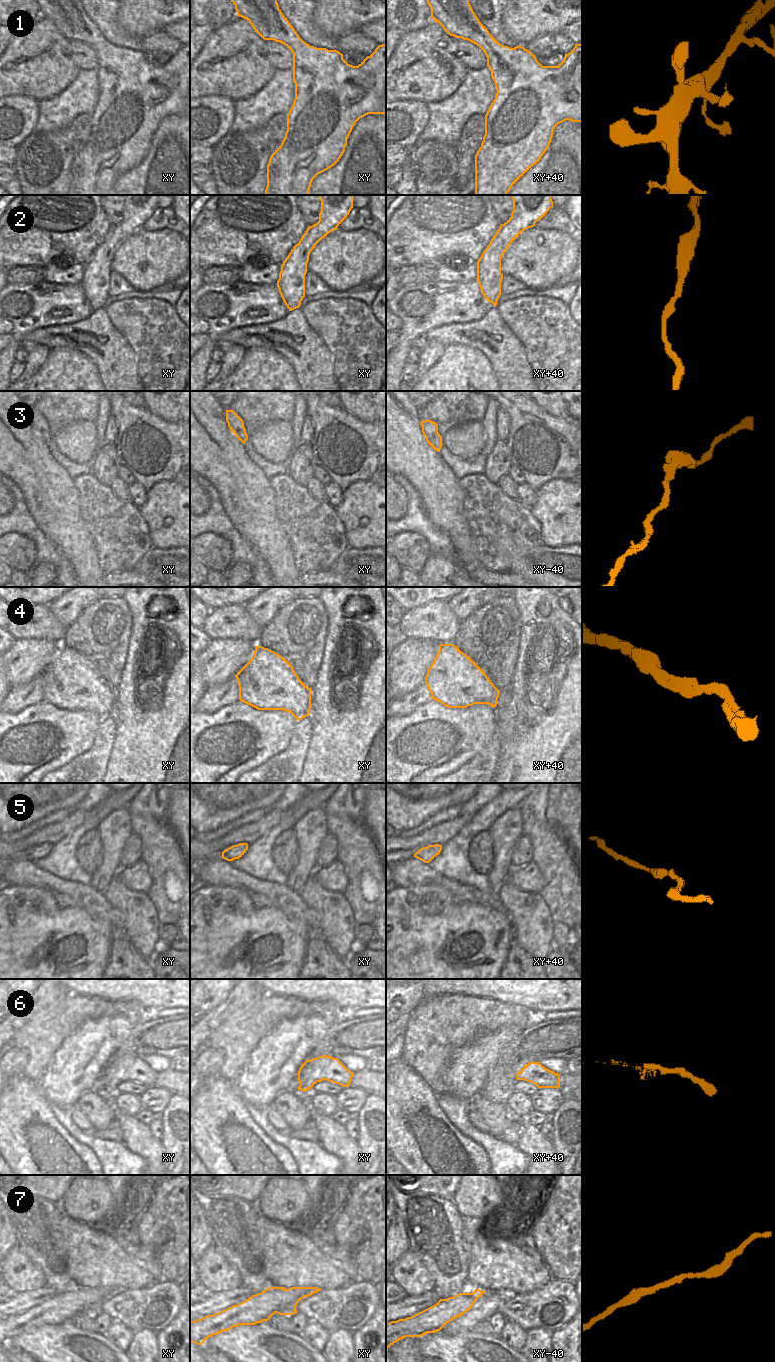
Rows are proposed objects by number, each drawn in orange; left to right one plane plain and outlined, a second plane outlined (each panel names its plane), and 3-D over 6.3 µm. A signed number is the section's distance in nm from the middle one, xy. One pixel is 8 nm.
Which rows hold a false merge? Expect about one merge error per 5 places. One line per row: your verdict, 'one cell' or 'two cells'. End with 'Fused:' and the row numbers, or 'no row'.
1: one cell
2: one cell
3: one cell
4: one cell
5: one cell
6: one cell
7: one cell
Fused: no row

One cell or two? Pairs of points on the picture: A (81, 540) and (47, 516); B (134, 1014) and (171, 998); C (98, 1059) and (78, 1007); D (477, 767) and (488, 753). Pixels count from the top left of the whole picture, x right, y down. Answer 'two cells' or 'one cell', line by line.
A: one cell
B: two cells
C: two cells
D: one cell

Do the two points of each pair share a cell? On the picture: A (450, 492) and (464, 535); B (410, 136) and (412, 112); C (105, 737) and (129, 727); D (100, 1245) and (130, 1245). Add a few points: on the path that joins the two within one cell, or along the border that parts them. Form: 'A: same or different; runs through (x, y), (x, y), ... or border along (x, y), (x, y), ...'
A: same; runs through (450, 503), (450, 517), (455, 524)
B: same; runs through (413, 130), (413, 118)
C: different; border along (113, 716), (114, 742), (109, 756)
D: different; border along (109, 1225), (113, 1238), (136, 1261)

